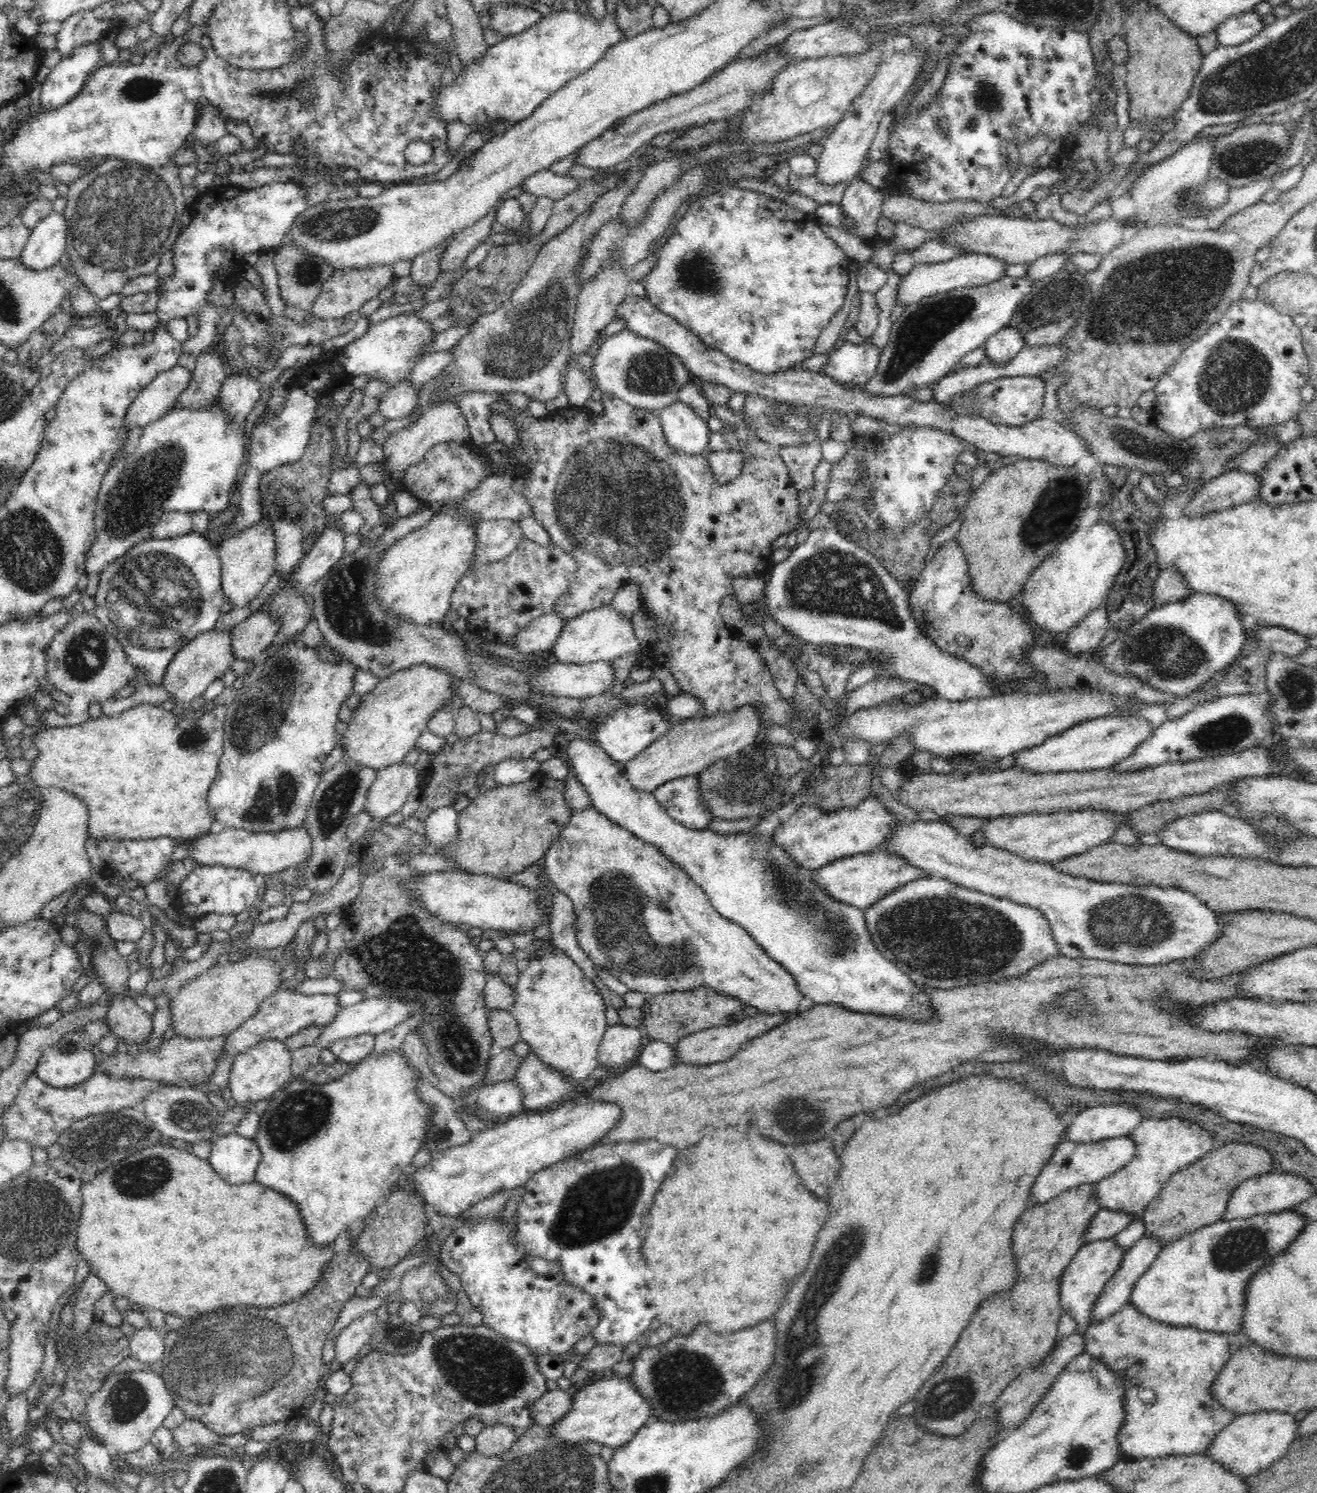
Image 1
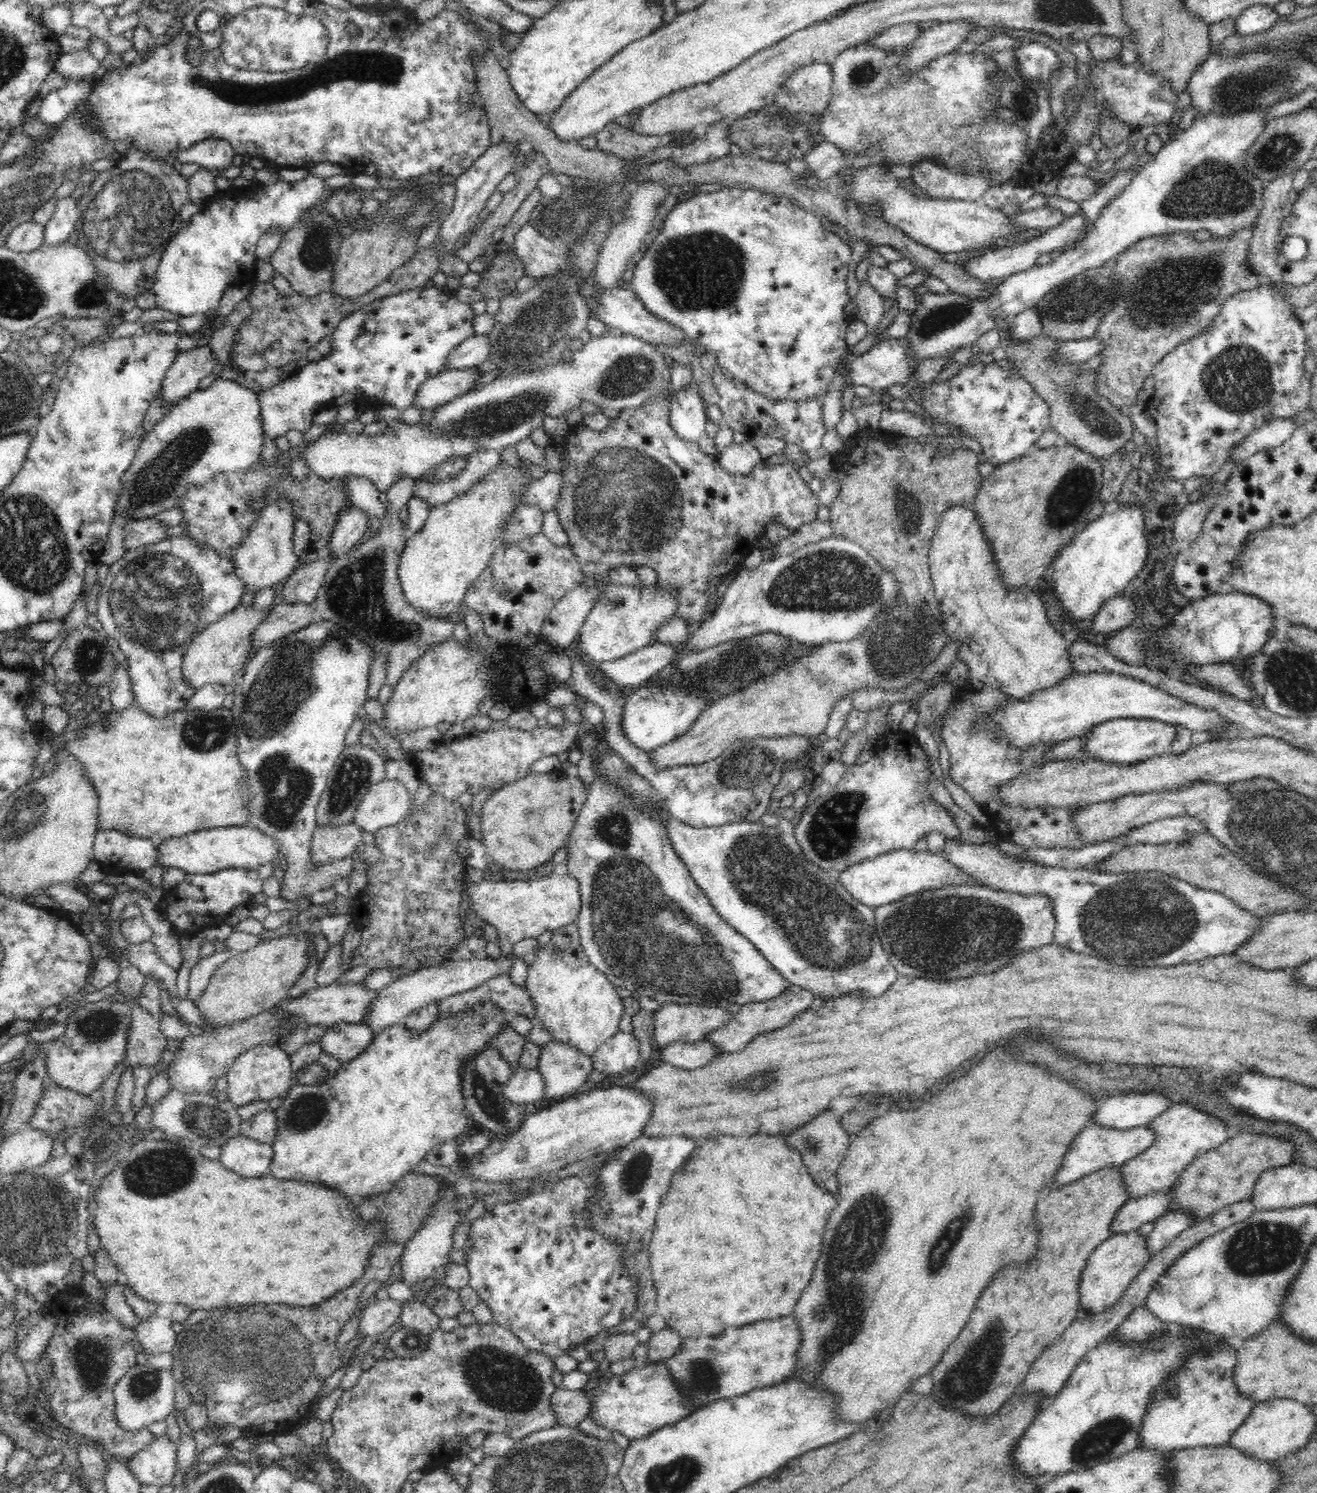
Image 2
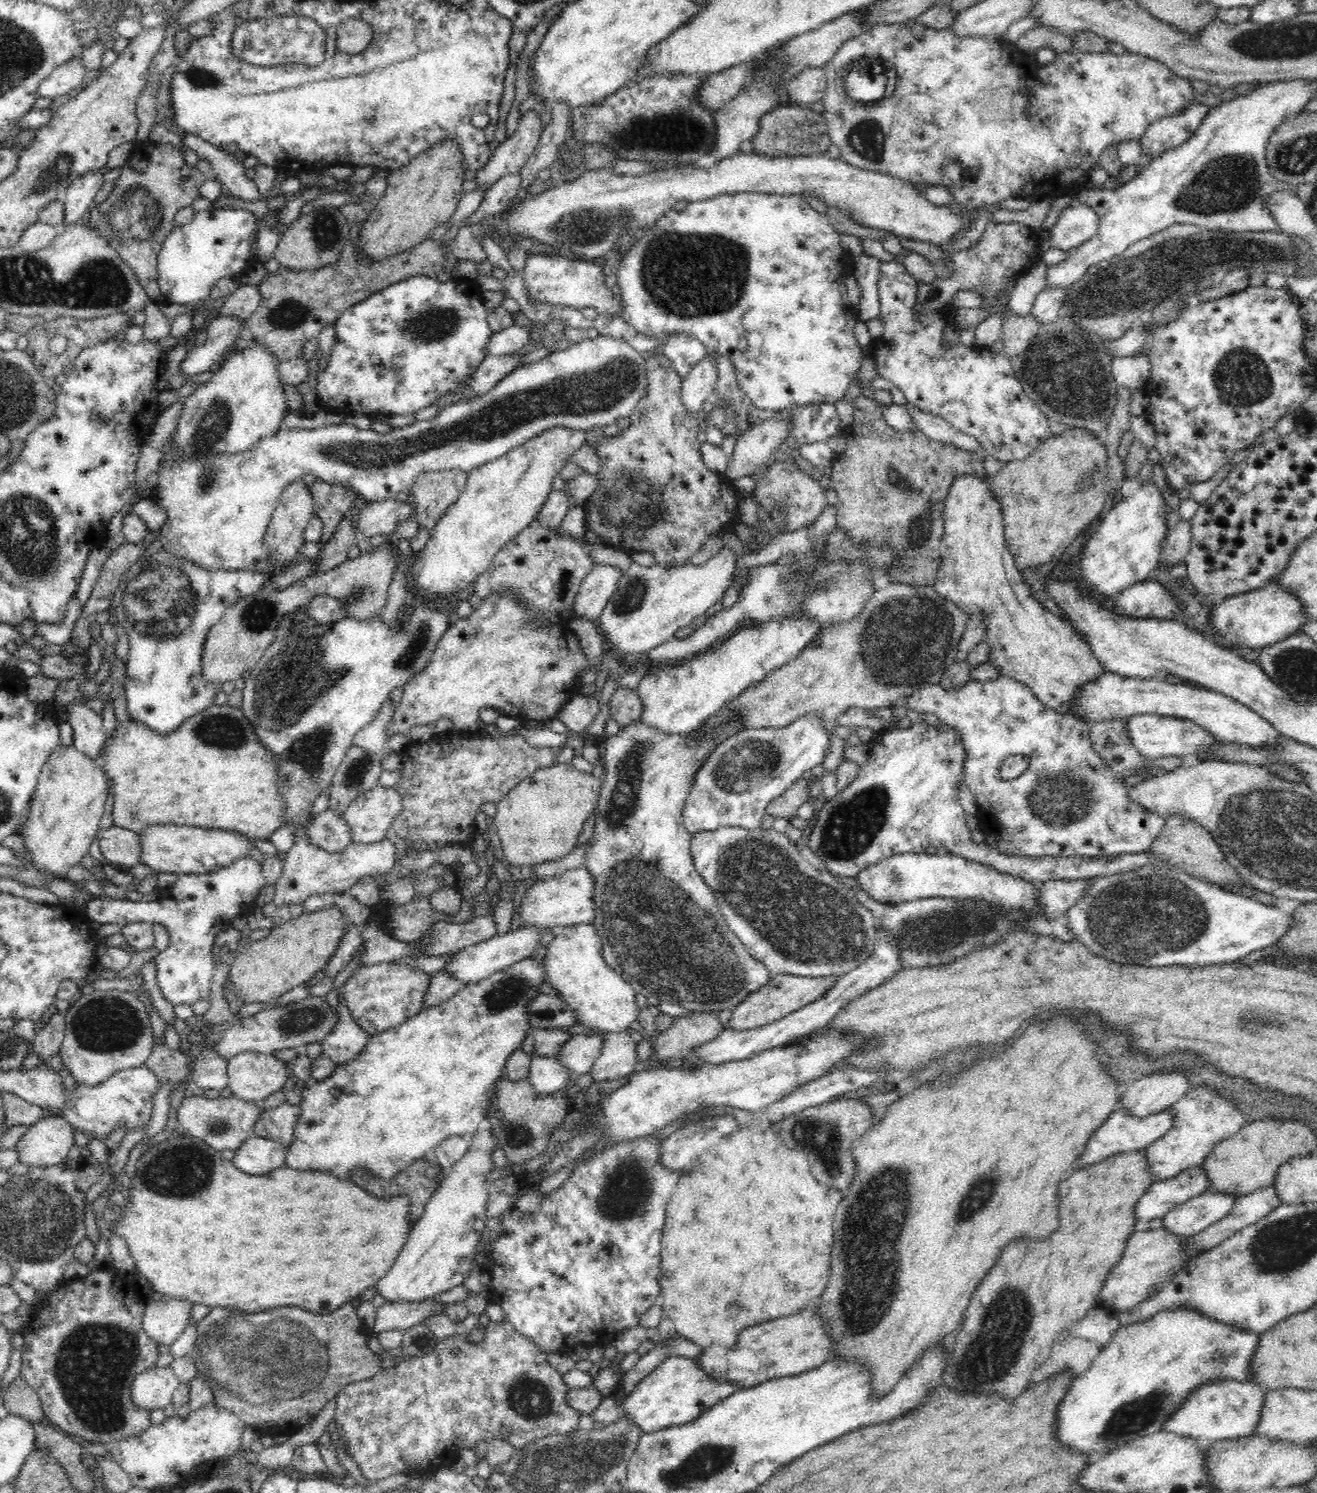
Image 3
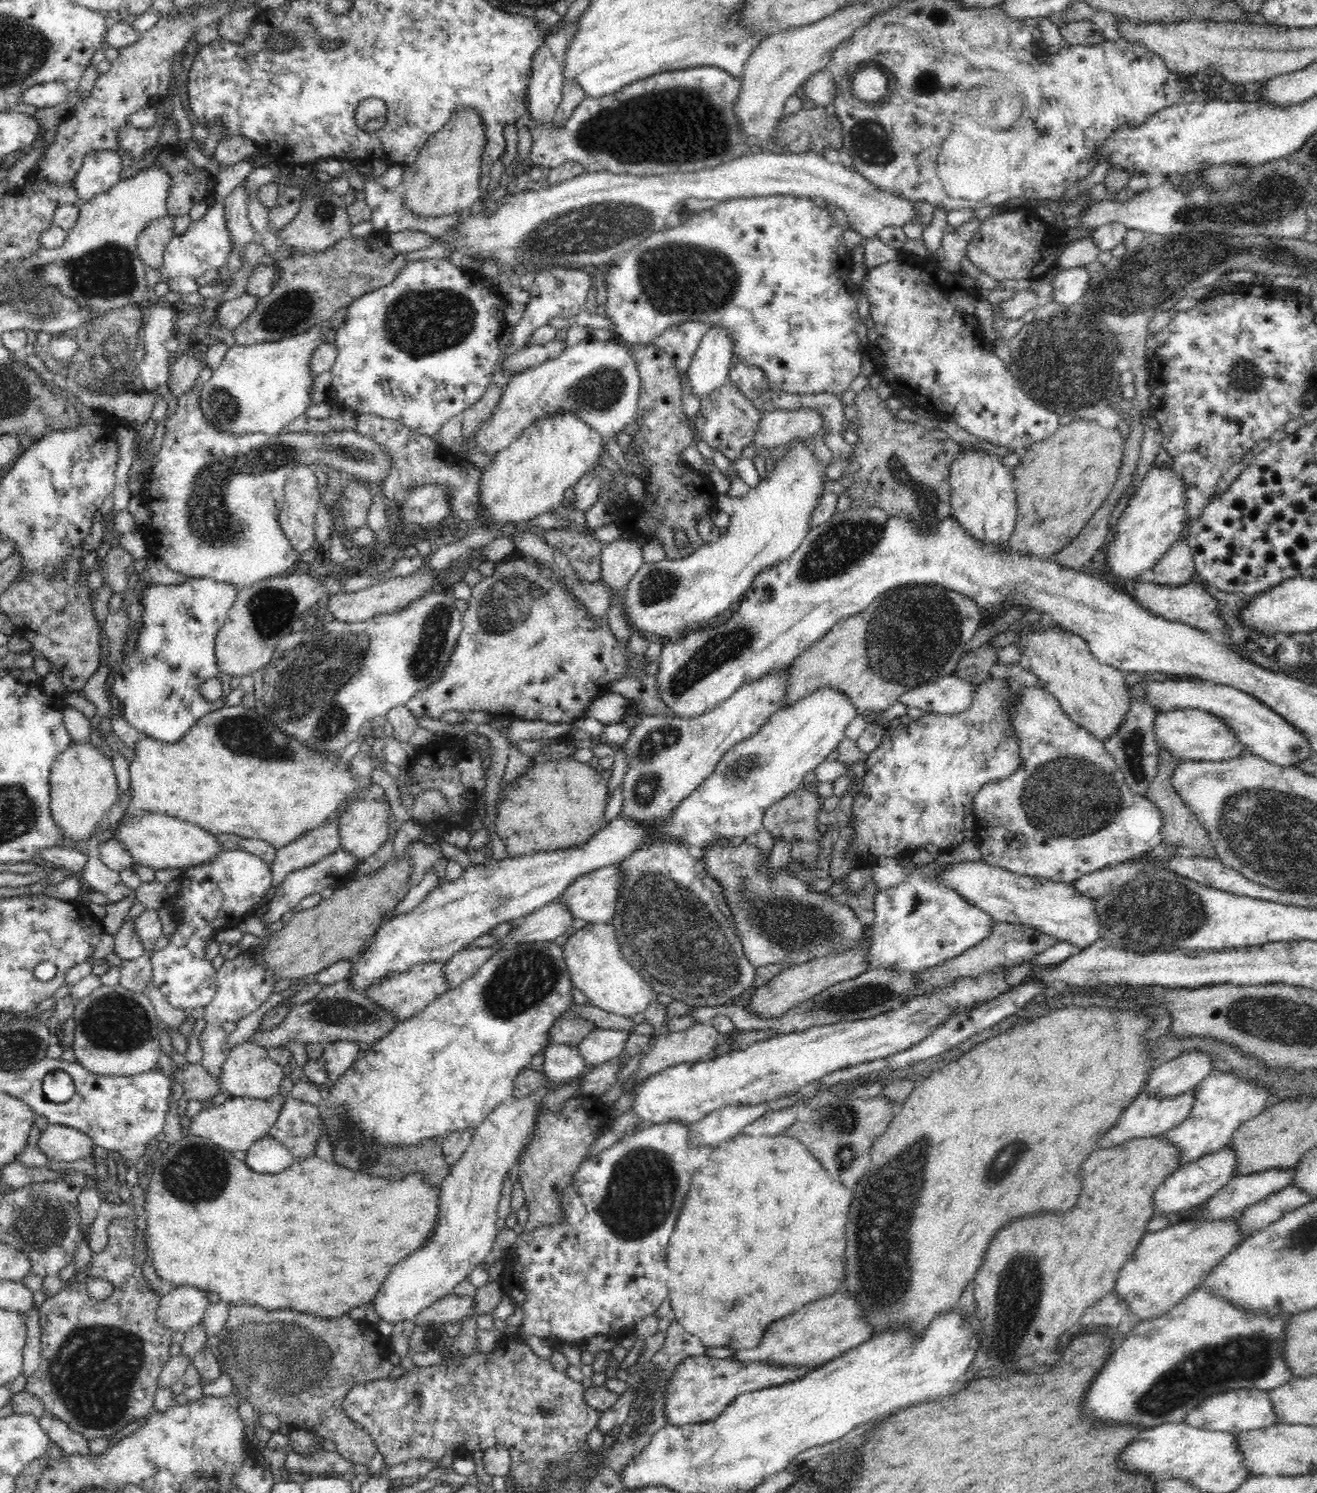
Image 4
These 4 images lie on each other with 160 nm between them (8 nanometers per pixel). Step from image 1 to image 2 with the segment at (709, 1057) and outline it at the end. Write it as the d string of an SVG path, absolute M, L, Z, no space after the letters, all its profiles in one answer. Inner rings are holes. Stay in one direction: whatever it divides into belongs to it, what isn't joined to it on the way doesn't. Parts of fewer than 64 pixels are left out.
M788 984L788 988L784 990L782 996L774 998L774 1000L766 1000L766 1002L754 1002L752 1004L742 1005L742 1009L734 1015L725 1025L709 1032L705 1036L710 1044L715 1048L719 1048L719 1052L732 1053L744 1050L747 1044L755 1037L765 1032L776 1030L786 1026L798 1013L808 1011L812 1006L815 995L809 990L796 986L795 984Z

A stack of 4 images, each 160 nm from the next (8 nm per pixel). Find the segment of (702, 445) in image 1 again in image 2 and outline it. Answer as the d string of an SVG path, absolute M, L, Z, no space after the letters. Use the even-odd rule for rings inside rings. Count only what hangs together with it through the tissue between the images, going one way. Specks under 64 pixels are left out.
M696 385L671 395L669 425L684 441L698 442L706 434L709 421L706 404Z

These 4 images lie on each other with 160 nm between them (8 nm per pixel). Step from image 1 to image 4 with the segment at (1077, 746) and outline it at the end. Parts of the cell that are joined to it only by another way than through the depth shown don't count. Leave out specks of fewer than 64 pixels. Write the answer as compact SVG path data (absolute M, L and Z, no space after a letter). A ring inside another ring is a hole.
M1196 708L1158 712L1154 719L1154 733L1158 748L1166 749L1180 761L1224 761L1244 754L1244 745L1236 739L1232 729L1213 714Z

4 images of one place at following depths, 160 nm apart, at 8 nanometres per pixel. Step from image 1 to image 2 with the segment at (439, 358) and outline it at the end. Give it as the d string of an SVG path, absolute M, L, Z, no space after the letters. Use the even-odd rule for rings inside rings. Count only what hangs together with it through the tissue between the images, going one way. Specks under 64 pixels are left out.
M485 335L468 338L448 353L445 360L445 370L462 370L478 366L487 360L490 350L492 350L490 341Z

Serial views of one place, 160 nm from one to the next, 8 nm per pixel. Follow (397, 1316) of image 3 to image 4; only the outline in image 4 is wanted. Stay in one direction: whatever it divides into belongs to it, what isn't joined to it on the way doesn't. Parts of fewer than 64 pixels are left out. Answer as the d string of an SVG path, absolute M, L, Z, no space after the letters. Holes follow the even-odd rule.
M455 1293L448 1294L439 1298L435 1303L430 1304L428 1308L421 1310L414 1318L414 1324L424 1323L443 1324L446 1321L459 1323L463 1318L474 1317L473 1306L475 1302L472 1297L459 1296Z

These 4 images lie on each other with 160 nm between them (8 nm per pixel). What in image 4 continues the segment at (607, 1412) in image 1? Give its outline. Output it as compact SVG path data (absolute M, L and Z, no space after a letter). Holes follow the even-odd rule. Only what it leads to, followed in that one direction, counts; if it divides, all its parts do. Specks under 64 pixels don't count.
M690 1356L684 1358L682 1362L673 1370L671 1377L668 1379L665 1388L665 1419L668 1424L684 1426L685 1424L698 1424L704 1421L714 1420L728 1406L731 1400L736 1396L754 1392L772 1385L784 1384L808 1374L813 1368L809 1366L772 1366L771 1364L762 1364L761 1362L750 1362L750 1364L741 1364L733 1358L718 1359L708 1356Z

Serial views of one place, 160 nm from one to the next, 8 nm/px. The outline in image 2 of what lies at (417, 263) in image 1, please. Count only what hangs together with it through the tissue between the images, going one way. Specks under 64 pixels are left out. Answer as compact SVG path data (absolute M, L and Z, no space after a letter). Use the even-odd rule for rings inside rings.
M500 142L496 146L490 146L470 168L466 169L463 175L457 177L455 180L456 193L453 208L443 218L434 241L435 246L440 249L440 253L444 254L444 256L447 256L447 253L455 248L454 244L466 232L470 232L470 228L476 224L481 210L485 207L489 196L496 190L496 186L500 184L500 181L508 173L513 172L513 164L518 149L520 149L520 143L518 142Z

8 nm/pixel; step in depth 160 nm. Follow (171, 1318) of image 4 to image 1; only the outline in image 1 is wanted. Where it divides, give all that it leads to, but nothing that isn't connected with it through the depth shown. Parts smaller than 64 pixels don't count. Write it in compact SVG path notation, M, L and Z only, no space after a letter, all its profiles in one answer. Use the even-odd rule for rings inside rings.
M148 1325L143 1329L135 1329L129 1339L130 1357L140 1361L144 1367L158 1363L166 1352L165 1331Z

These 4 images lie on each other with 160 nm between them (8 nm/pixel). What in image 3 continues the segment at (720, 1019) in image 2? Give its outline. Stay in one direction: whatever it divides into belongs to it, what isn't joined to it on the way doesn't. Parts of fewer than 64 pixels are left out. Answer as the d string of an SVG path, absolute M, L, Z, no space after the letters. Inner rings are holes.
M692 1011L692 1014L673 1018L673 1023L661 1031L653 1046L653 1062L661 1064L674 1058L689 1059L694 1047L714 1040L724 1029L718 1014Z

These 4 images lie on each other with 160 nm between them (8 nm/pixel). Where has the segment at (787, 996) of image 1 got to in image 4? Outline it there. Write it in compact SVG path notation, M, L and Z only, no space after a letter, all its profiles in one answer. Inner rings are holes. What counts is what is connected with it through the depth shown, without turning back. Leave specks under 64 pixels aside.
M790 667L780 668L760 680L740 686L728 700L702 716L640 716L636 728L621 746L626 755L628 773L621 783L624 808L619 816L654 826L674 815L679 805L712 775L730 748L758 732L769 716L780 710ZM654 839L649 845L644 845L639 849L636 849L630 856L621 860L618 864L618 868L622 871L622 883L620 883L620 892L616 901L616 912L613 916L612 922L609 922L614 926L616 930L616 936L620 938L620 950L623 959L632 964L635 968L639 969L641 976L658 992L668 994L672 996L673 1000L679 1000L686 1004L692 1004L692 1007L716 1007L726 1005L732 999L737 998L742 992L748 991L756 978L756 967L750 962L750 959L745 955L743 951L743 944L741 938L736 935L734 930L734 923L724 915L723 912L718 910L718 903L714 893L703 882L702 875L697 868L697 861L690 855L690 846L682 841L674 841L672 839Z

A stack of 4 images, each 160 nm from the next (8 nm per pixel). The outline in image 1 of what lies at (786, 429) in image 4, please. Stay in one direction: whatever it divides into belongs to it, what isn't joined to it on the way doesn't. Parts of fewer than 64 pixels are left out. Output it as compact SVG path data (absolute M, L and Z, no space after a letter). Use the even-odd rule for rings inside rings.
M711 451L705 452L705 459L712 471L714 480L720 484L726 484L734 480L742 470L747 453L742 451Z

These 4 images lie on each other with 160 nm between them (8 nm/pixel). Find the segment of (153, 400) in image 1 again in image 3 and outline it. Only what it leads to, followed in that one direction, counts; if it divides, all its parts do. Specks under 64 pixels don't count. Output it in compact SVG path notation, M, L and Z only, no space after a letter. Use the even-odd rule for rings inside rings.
M217 316L209 322L204 335L207 341L188 350L180 363L182 376L196 376L202 372L213 371L226 353L232 350L238 336L244 328L236 317Z

